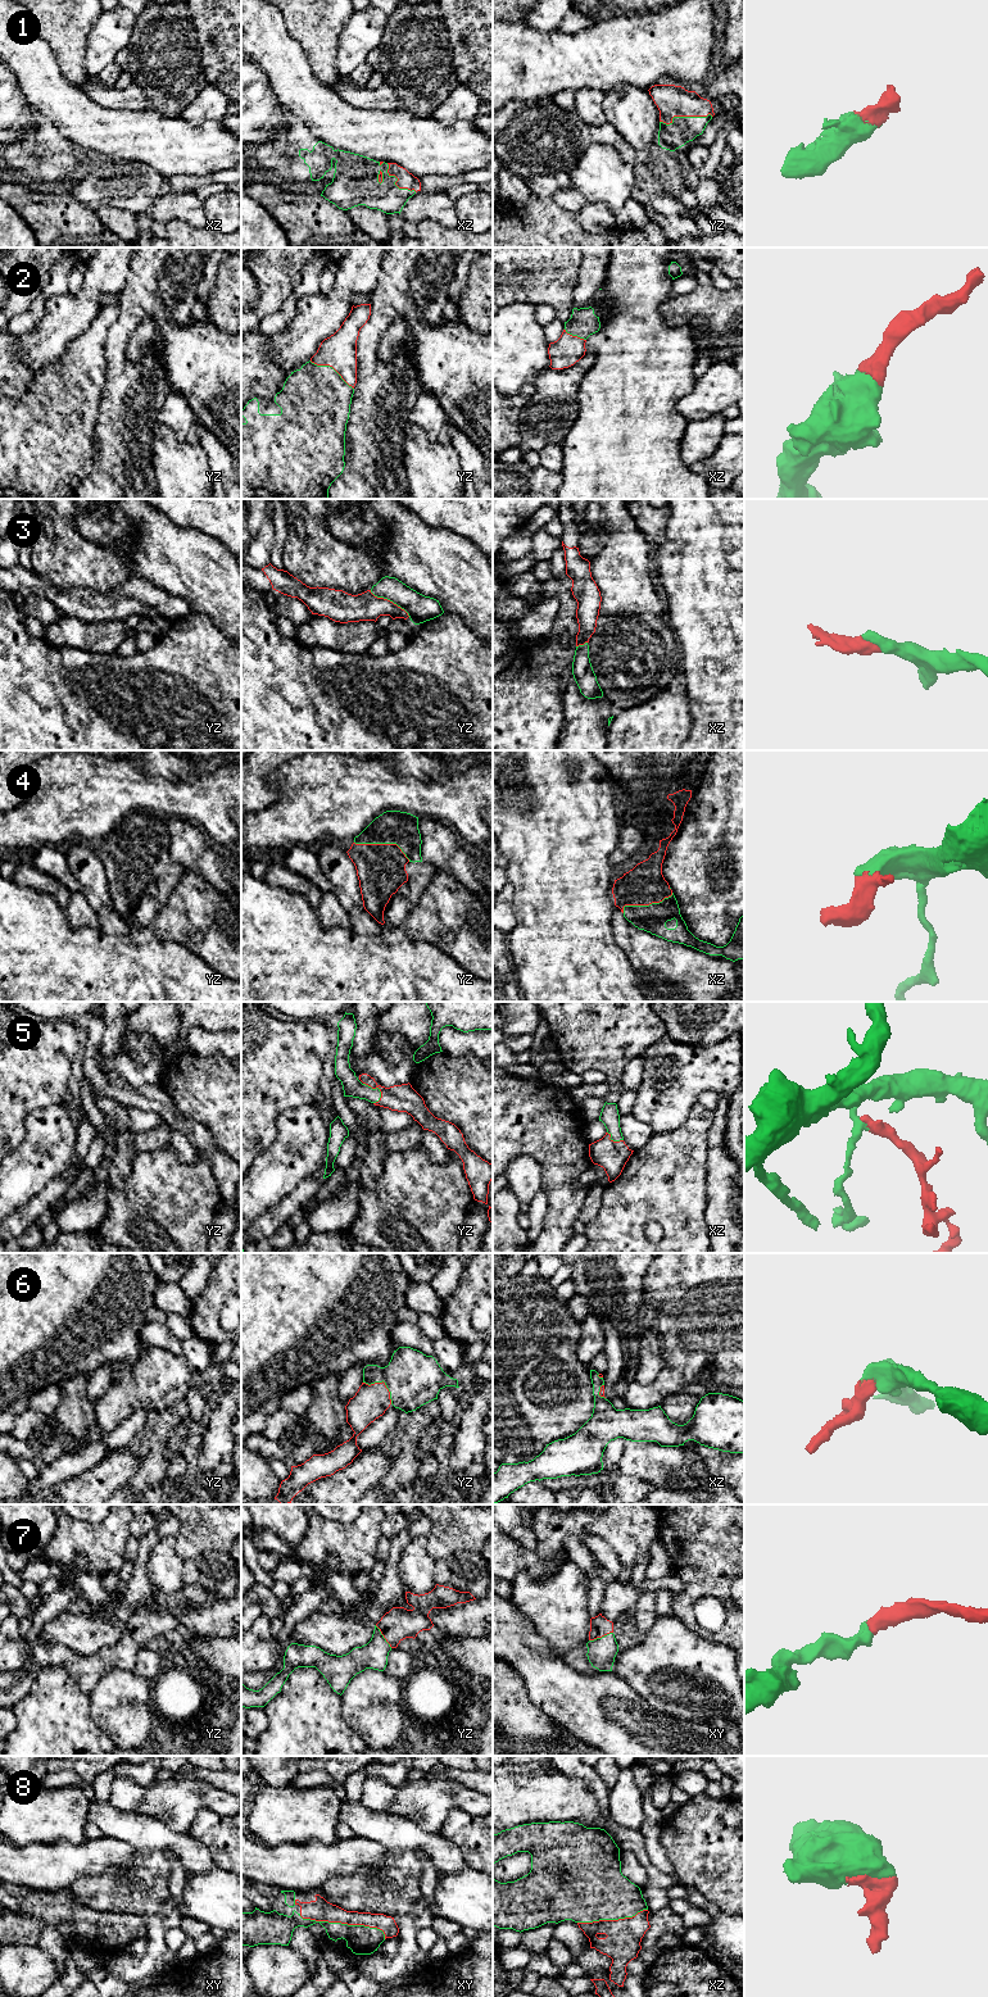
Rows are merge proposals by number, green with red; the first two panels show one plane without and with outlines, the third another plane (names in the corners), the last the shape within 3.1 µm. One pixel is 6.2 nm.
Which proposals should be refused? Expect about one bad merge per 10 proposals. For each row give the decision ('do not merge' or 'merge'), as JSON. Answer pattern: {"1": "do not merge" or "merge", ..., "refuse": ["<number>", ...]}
{"1": "merge", "2": "merge", "3": "merge", "4": "merge", "5": "merge", "6": "merge", "7": "merge", "8": "merge", "refuse": []}

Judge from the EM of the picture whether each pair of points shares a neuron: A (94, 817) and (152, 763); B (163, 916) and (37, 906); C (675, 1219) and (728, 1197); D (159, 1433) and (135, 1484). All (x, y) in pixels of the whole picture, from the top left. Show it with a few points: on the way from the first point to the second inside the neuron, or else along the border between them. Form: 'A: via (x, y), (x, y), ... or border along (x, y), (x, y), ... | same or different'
A: border along (132, 763), (143, 772), (159, 774), (172, 780) | different
B: border along (134, 922), (149, 926) | different
C: border along (707, 1175), (706, 1208) | different
D: via (159, 1446), (155, 1462), (148, 1471) | same

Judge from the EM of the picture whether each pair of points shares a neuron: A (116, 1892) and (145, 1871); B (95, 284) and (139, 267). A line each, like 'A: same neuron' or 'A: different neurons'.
A: same neuron
B: different neurons

